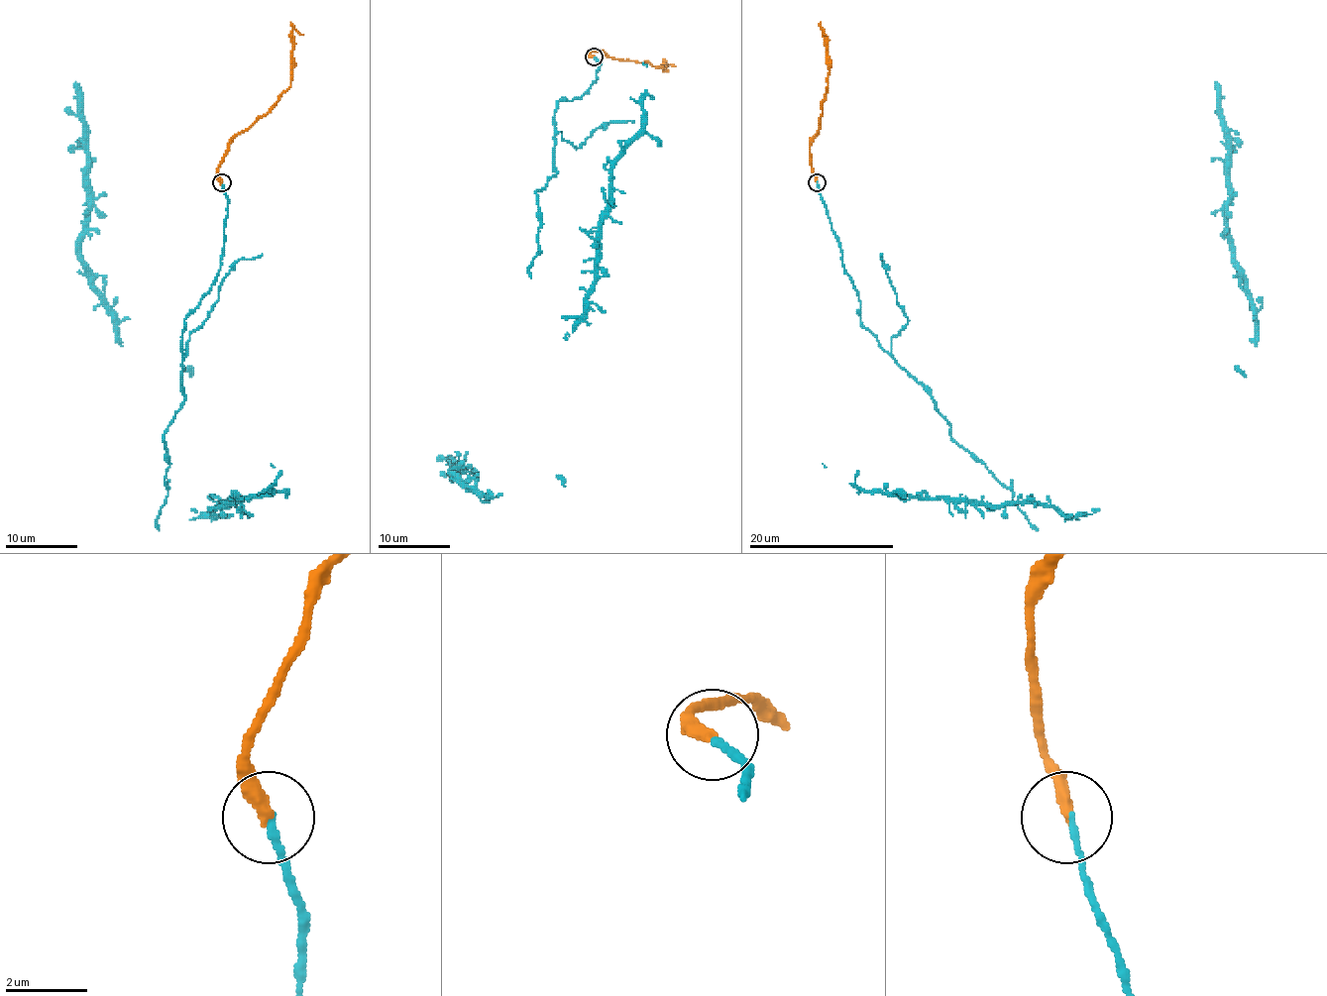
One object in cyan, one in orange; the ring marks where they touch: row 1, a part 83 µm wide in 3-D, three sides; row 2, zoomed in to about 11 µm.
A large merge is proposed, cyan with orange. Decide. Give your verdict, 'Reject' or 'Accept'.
Accept

